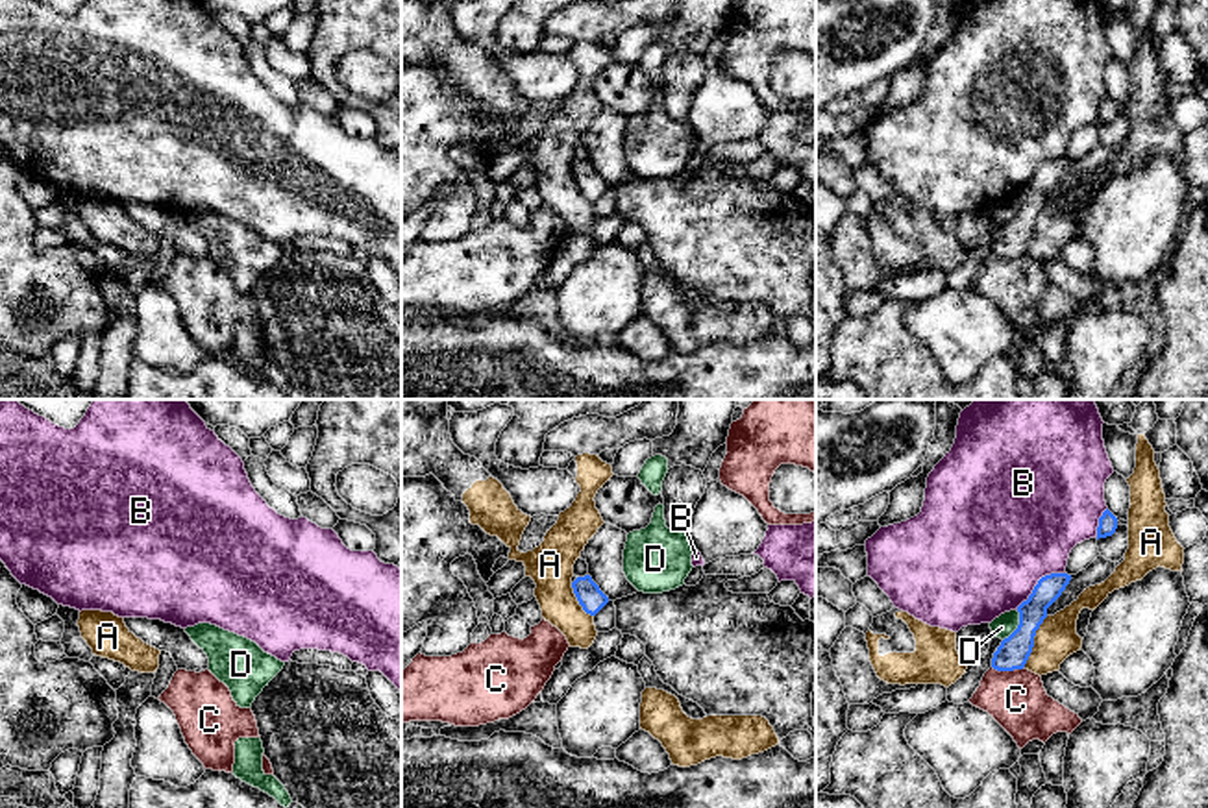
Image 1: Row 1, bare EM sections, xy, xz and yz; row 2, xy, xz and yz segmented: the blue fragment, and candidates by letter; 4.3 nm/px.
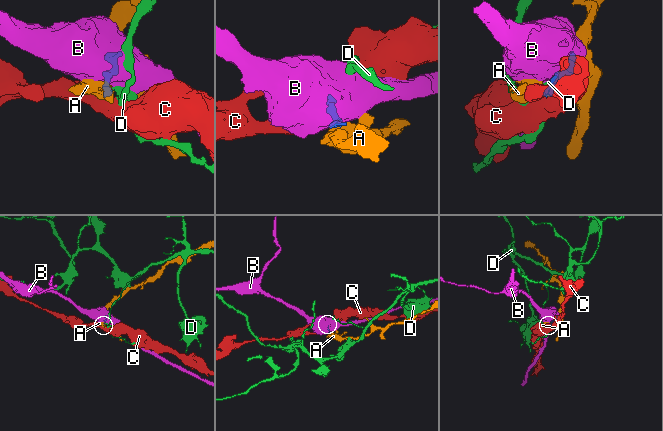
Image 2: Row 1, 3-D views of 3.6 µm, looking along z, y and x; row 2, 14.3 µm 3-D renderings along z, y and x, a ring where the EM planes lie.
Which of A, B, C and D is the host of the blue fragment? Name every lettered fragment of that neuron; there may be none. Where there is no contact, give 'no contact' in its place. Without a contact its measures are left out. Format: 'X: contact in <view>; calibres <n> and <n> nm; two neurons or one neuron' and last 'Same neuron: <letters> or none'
A: contact in yz; calibres 140 and 180 nm; two neurons
B: contact in yz; calibres 120 and 480 nm; two neurons
C: contact in yz; calibres 140 and 260 nm; two neurons
D: contact in yz; calibres 140 and 100 nm; two neurons
Same neuron: none

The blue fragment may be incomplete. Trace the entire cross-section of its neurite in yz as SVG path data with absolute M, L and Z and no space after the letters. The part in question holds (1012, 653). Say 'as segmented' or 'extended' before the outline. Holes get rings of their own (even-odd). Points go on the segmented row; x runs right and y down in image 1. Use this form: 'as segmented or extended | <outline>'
as segmented | M1051 573L1038 581L1029 599L1017 606L1017 629L993 653L993 669L1014 671L1025 667L1034 647L1036 630L1047 618L1047 608L1062 595L1069 581L1071 575L1067 573Z

